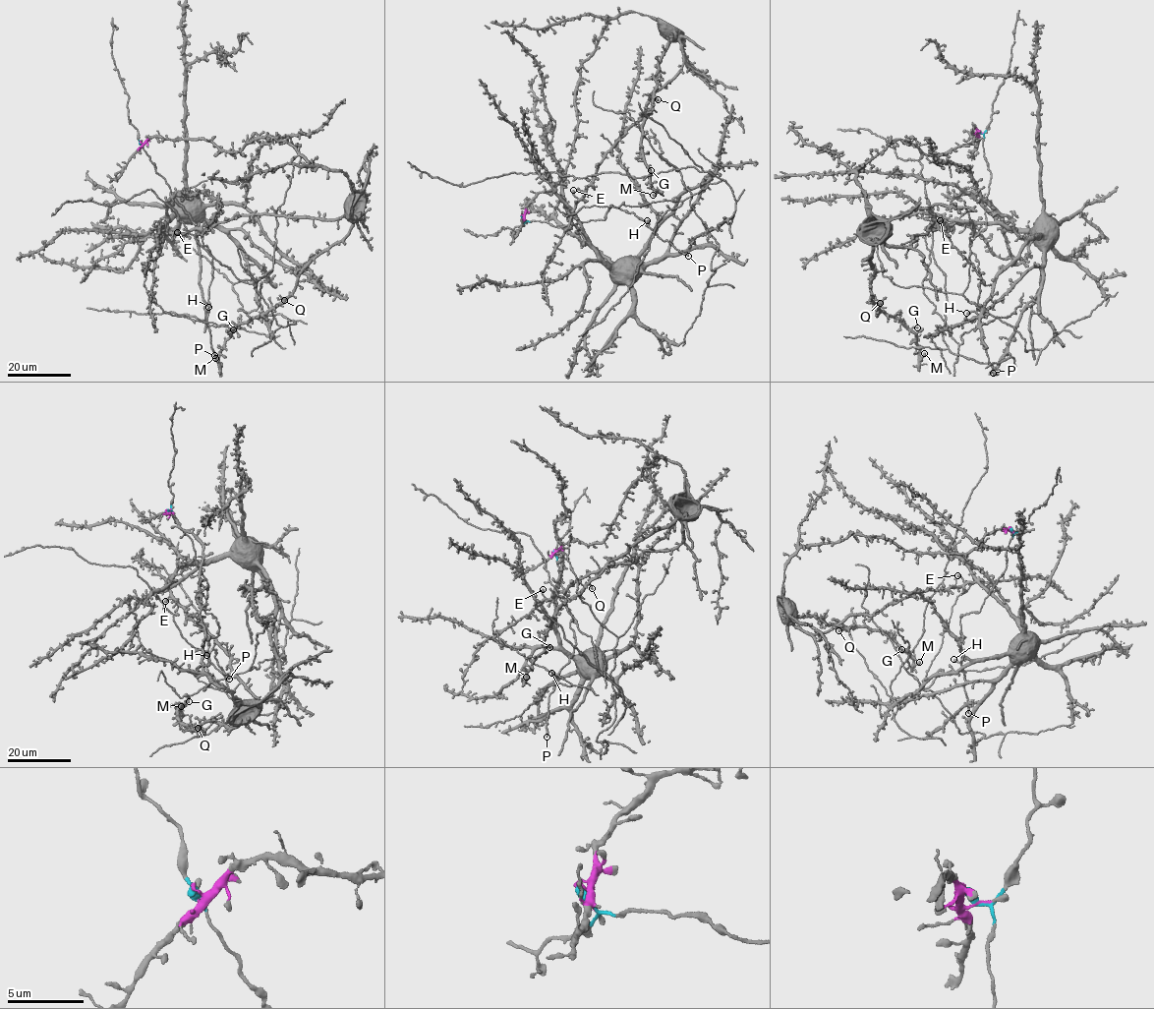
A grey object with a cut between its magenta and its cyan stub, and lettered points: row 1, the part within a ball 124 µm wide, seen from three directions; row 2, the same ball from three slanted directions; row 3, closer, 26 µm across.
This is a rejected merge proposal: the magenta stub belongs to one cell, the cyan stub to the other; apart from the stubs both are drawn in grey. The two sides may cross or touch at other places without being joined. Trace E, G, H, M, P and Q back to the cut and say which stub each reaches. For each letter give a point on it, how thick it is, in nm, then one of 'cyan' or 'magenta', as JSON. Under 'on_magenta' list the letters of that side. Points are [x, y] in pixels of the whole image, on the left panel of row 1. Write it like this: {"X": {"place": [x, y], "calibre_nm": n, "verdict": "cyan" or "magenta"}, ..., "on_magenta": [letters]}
{"E": {"place": [177, 232], "calibre_nm": 400, "verdict": "magenta"}, "G": {"place": [233, 329], "calibre_nm": 220, "verdict": "magenta"}, "H": {"place": [208, 307], "calibre_nm": 500, "verdict": "cyan"}, "M": {"place": [215, 358], "calibre_nm": 480, "verdict": "magenta"}, "P": {"place": [214, 355], "calibre_nm": 280, "verdict": "cyan"}, "Q": {"place": [284, 300], "calibre_nm": 420, "verdict": "magenta"}, "on_magenta": ["E", "G", "M", "Q"]}

